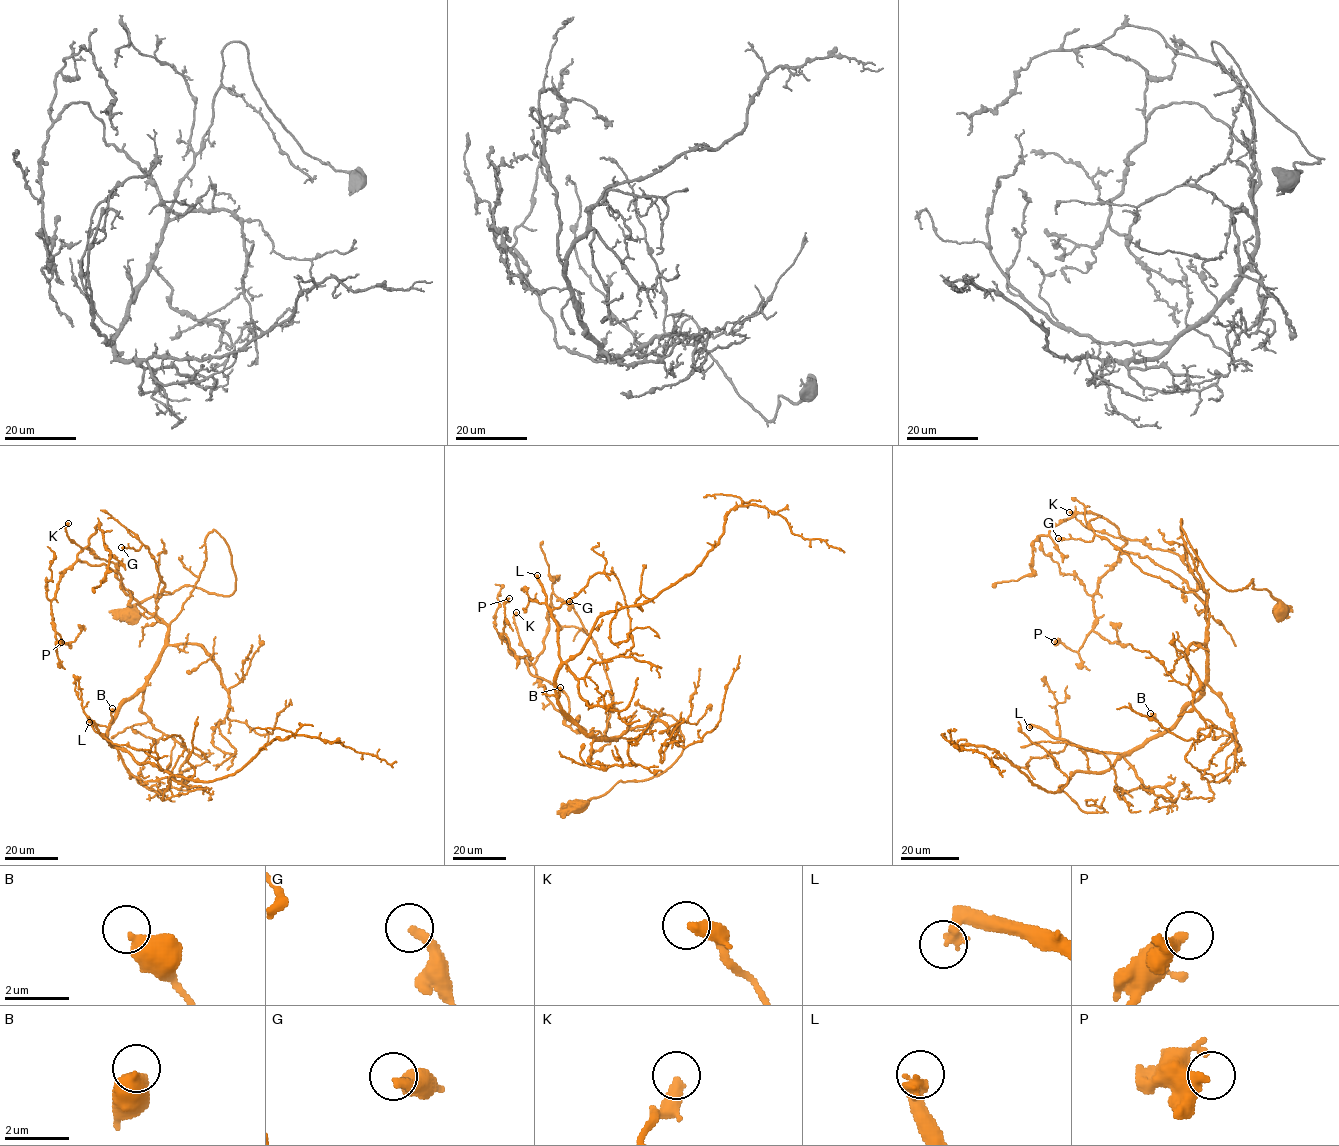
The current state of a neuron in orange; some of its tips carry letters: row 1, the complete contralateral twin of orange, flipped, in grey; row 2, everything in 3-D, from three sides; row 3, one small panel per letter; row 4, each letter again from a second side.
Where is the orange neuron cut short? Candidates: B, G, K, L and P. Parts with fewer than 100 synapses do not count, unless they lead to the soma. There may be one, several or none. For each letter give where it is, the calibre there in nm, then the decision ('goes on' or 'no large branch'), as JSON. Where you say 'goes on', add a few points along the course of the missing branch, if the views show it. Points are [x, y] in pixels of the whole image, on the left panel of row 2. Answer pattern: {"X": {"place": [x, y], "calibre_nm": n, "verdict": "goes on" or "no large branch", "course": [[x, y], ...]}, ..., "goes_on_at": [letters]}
{"B": {"place": [112, 708], "calibre_nm": 500, "verdict": "no large branch"}, "G": {"place": [121, 547], "calibre_nm": 280, "verdict": "no large branch"}, "K": {"place": [68, 523], "calibre_nm": 400, "verdict": "no large branch"}, "L": {"place": [89, 722], "calibre_nm": 360, "verdict": "goes on", "course": [[89, 722], [93, 652], [104, 631], [100, 597], [96, 610], [116, 620], [152, 672]]}, "P": {"place": [61, 642], "calibre_nm": 480, "verdict": "no large branch"}, "goes_on_at": ["L"]}

